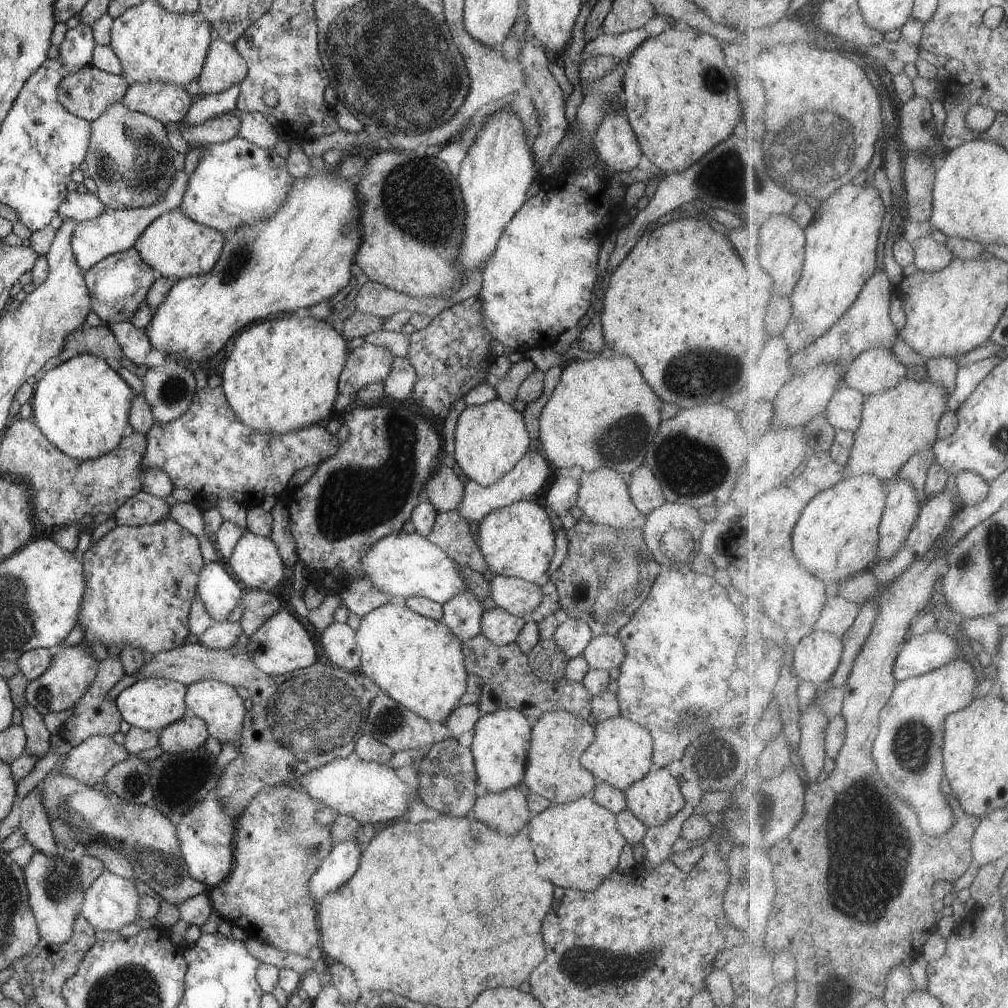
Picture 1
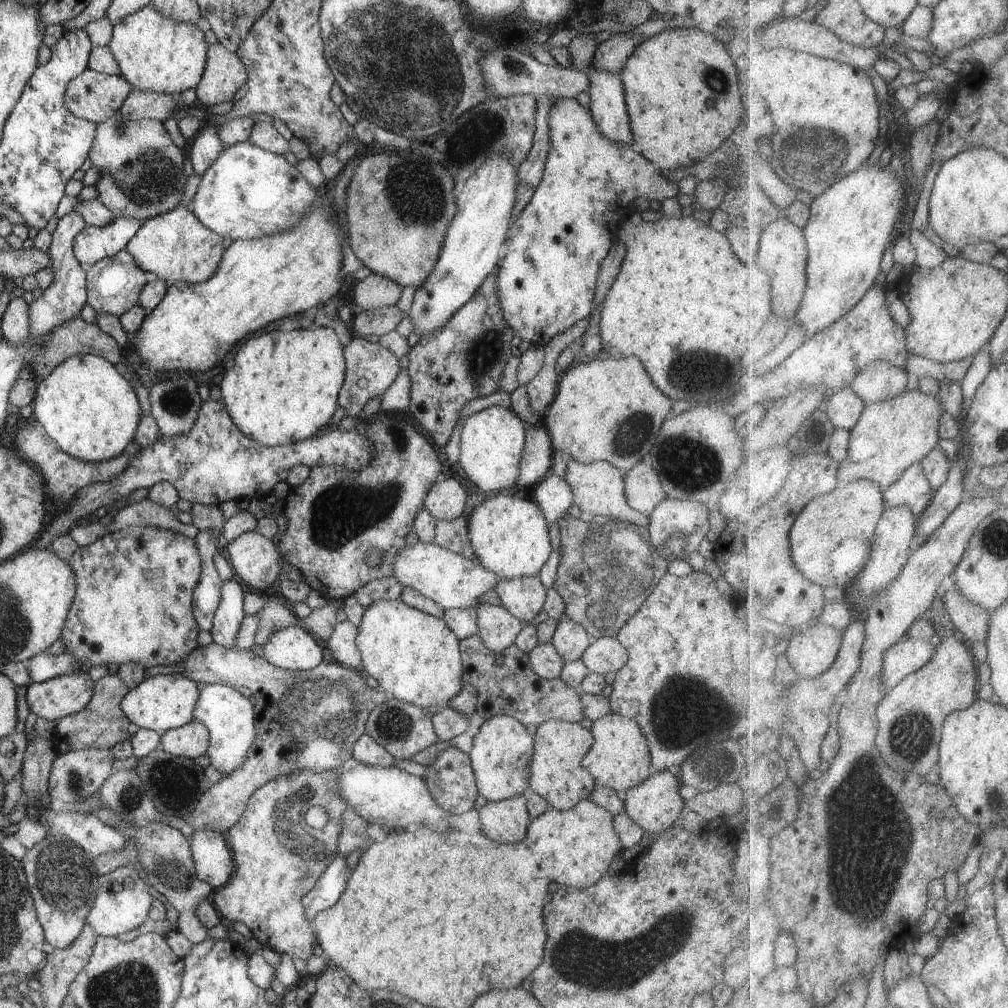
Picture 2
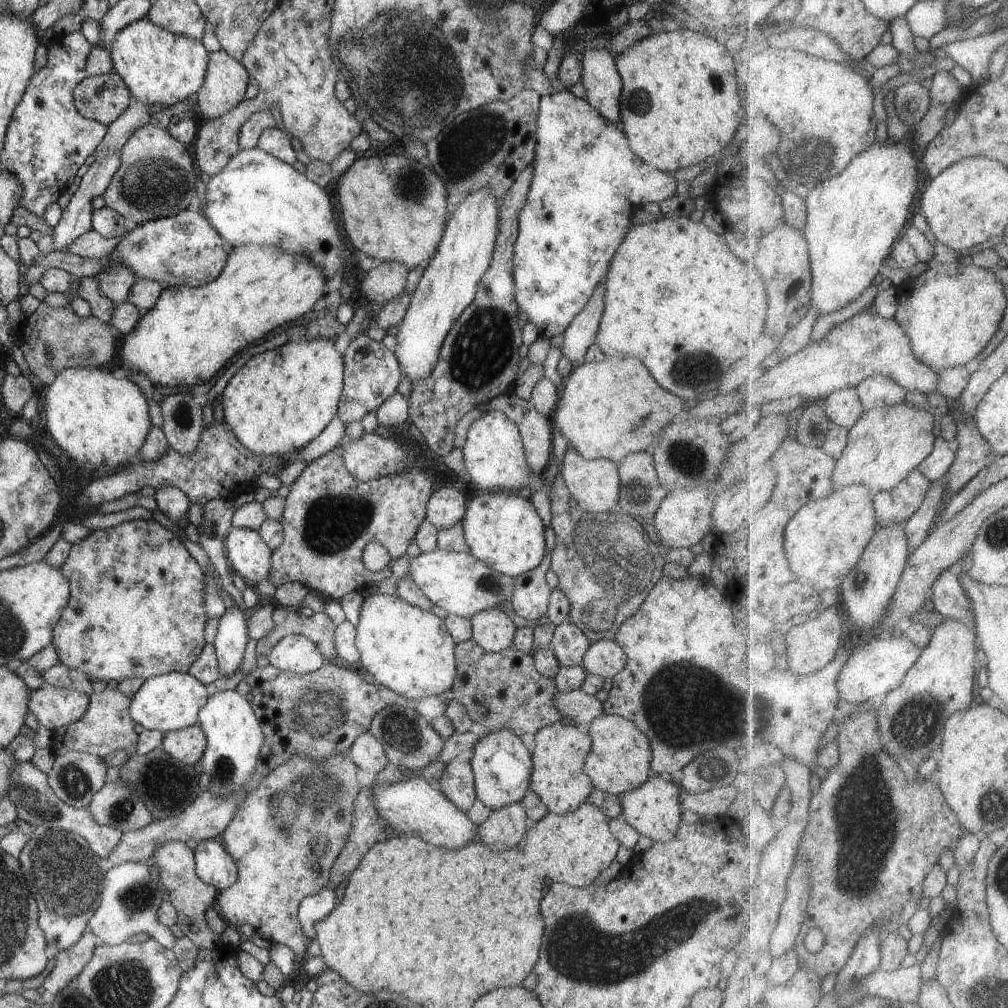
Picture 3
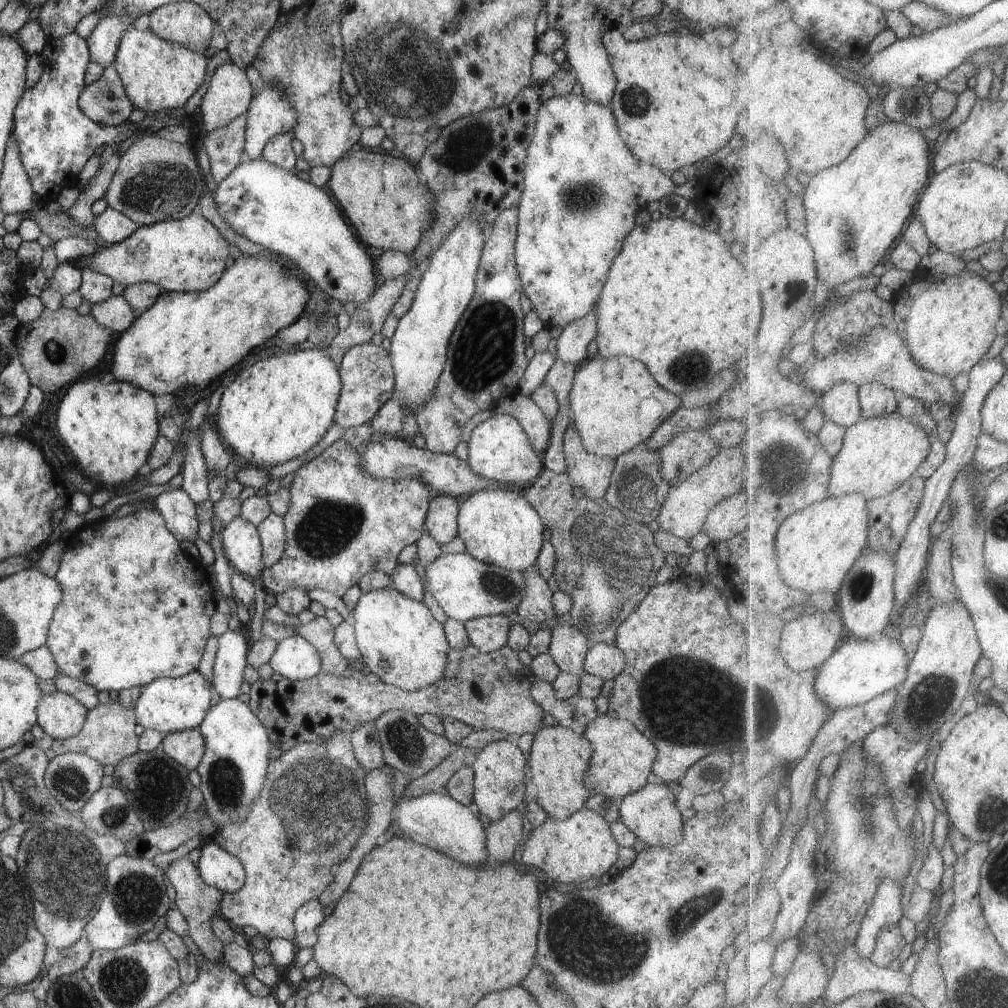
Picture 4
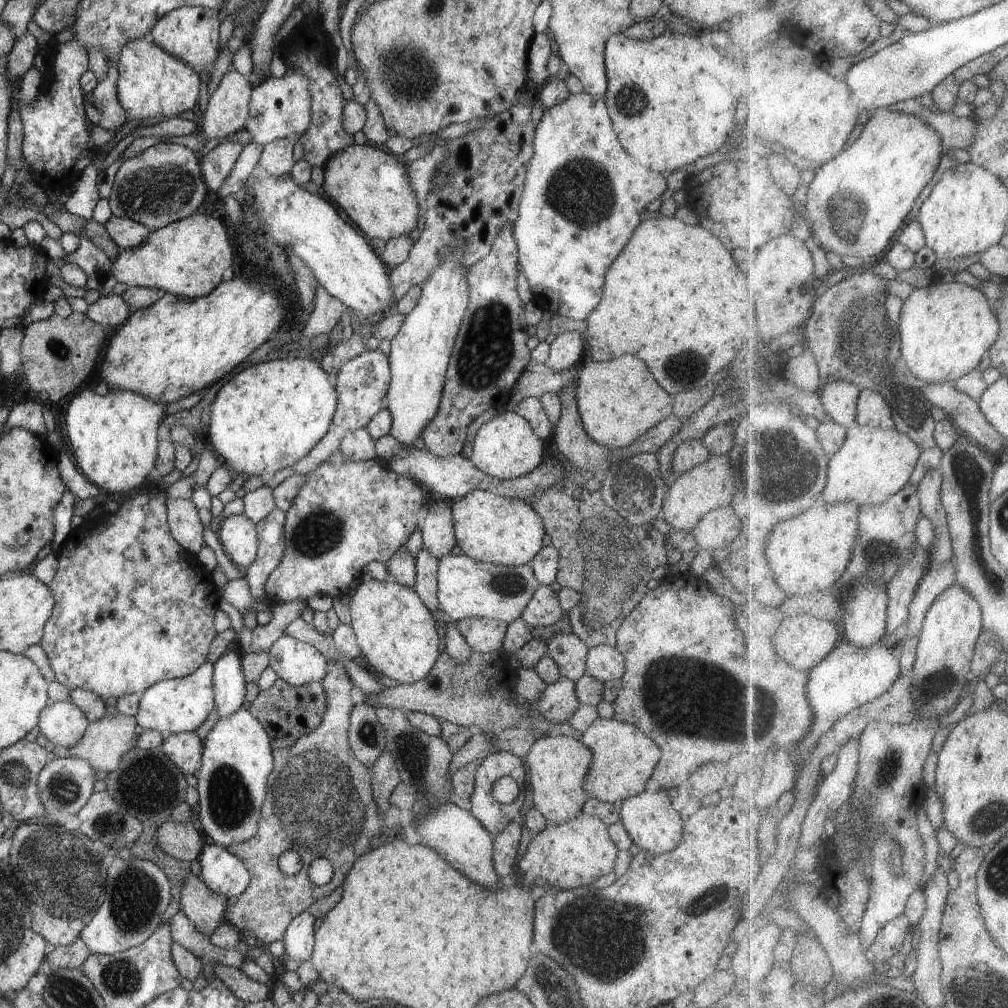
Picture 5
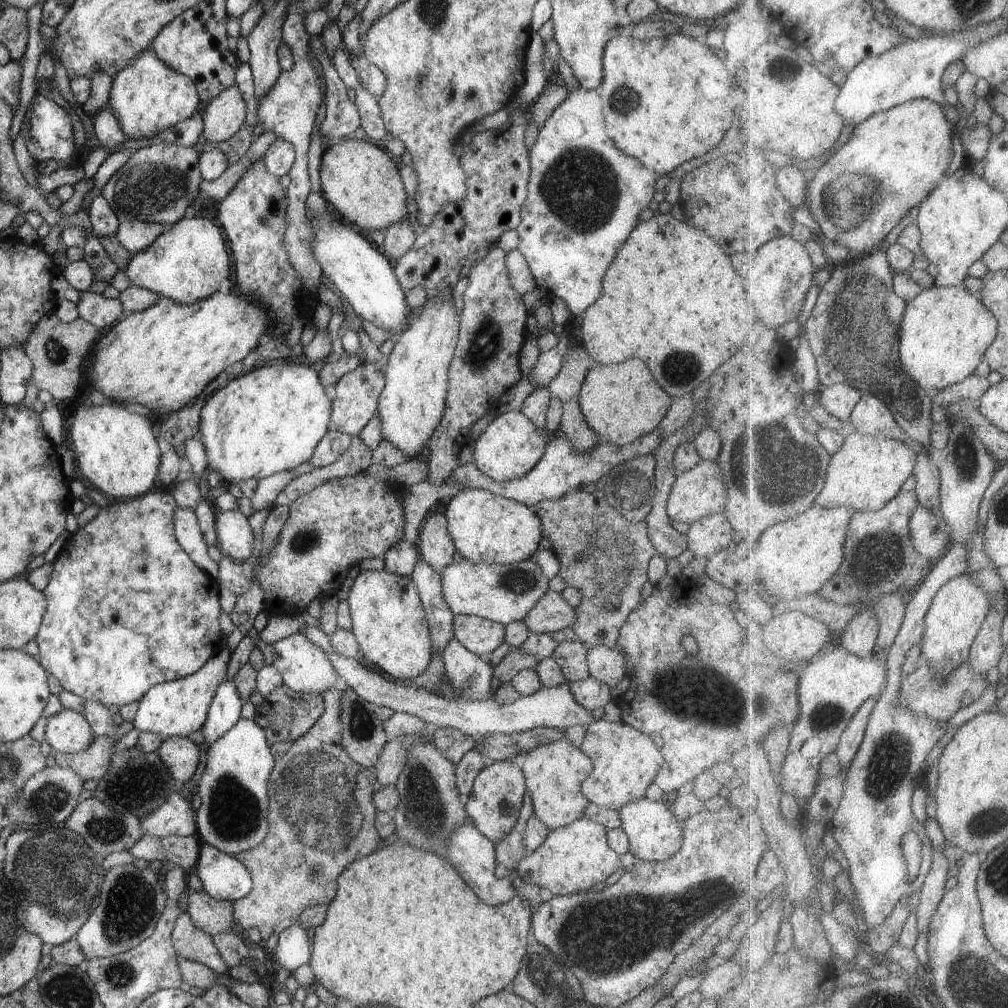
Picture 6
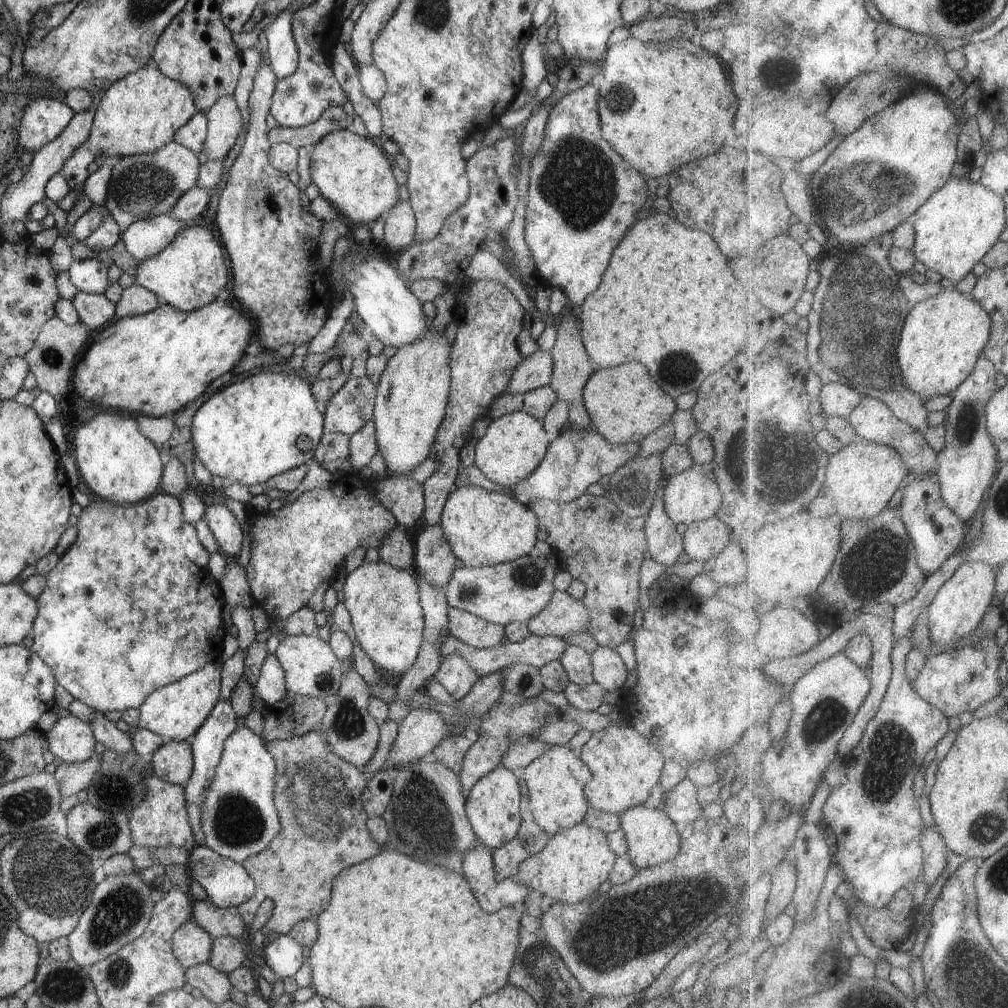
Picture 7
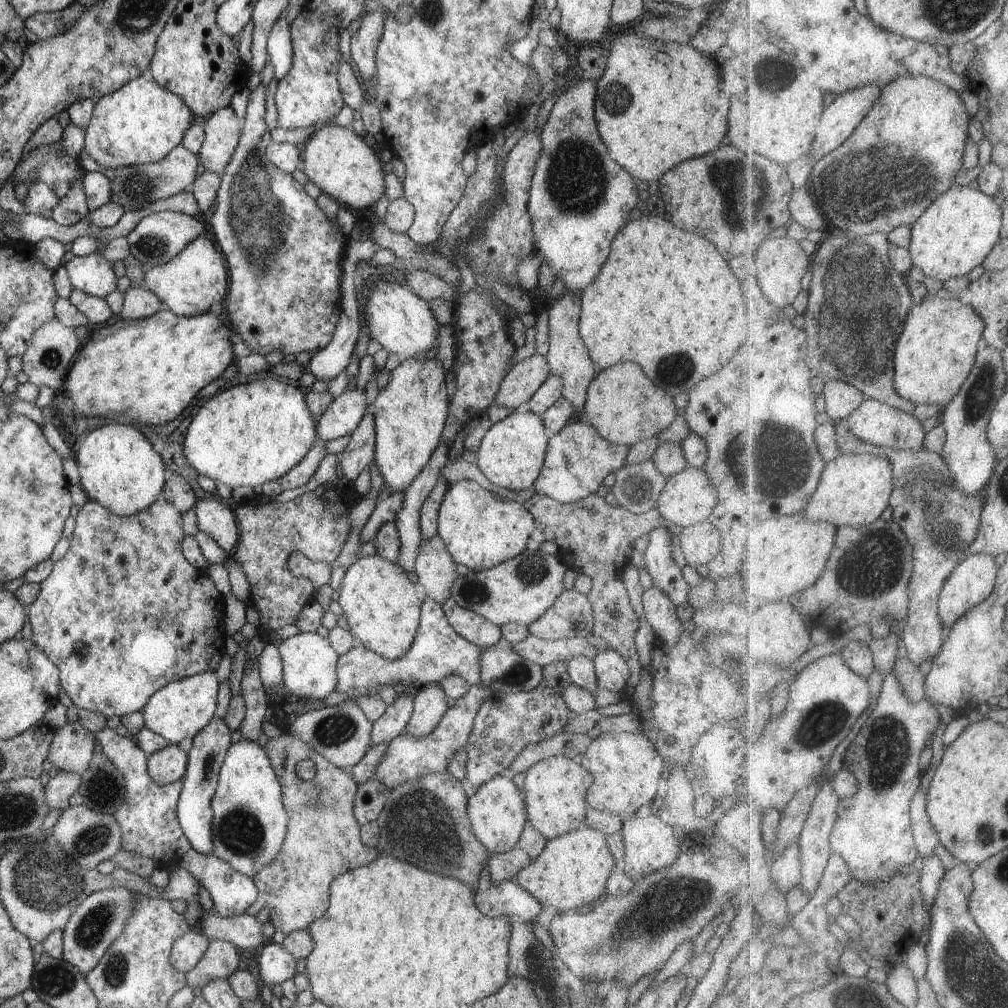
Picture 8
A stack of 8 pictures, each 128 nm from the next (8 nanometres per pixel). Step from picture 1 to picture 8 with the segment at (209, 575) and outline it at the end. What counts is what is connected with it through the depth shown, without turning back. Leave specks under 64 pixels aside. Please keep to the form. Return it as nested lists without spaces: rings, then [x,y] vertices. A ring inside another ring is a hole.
[[[213,718],[193,738],[193,744],[187,754],[188,764],[186,774],[181,780],[183,787],[177,804],[177,817],[191,848],[203,855],[213,855],[211,802],[217,789],[220,767],[226,758],[229,746],[232,744],[231,736],[229,726],[223,719]]]

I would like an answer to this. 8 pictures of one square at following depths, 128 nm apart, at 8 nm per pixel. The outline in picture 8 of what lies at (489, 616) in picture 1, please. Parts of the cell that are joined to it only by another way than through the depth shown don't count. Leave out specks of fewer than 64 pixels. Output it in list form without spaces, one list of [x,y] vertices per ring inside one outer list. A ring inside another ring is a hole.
[[[452,596],[441,605],[450,626],[468,642],[484,647],[492,646],[503,638],[501,627],[487,621],[482,615],[458,606]]]

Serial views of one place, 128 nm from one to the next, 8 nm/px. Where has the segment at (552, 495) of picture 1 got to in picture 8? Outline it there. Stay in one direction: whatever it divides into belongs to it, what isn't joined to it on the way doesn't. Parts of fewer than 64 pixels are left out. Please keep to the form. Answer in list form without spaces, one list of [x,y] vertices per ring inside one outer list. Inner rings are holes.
[[[520,409],[493,423],[482,438],[475,462],[492,484],[508,490],[524,490],[541,473],[550,434],[539,415]]]

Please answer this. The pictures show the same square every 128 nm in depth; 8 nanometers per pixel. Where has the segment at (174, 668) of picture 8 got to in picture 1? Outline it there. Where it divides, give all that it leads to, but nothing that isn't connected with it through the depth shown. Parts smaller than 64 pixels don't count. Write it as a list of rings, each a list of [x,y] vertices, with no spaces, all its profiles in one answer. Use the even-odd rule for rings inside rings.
[[[170,518],[159,523],[142,525],[141,527],[117,526],[100,538],[98,542],[91,544],[89,549],[80,555],[80,560],[82,560],[83,574],[86,581],[86,590],[78,609],[76,622],[84,631],[82,646],[87,646],[87,643],[104,644],[107,650],[110,646],[118,646],[120,650],[123,650],[125,647],[135,647],[136,649],[142,649],[147,655],[153,656],[156,653],[169,651],[187,643],[186,638],[191,633],[188,628],[189,608],[191,607],[193,598],[197,595],[199,574],[201,568],[205,565],[203,556],[201,555],[199,540],[193,534],[190,534],[189,530],[182,528],[177,522],[174,522],[174,519]]]

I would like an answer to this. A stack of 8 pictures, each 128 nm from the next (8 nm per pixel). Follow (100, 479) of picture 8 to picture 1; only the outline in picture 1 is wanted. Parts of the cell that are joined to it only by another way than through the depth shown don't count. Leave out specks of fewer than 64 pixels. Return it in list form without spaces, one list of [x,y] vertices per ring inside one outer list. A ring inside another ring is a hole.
[[[78,355],[46,368],[46,374],[34,386],[32,420],[42,434],[64,454],[76,460],[94,460],[114,450],[129,431],[129,410],[135,392],[103,358],[96,355]]]

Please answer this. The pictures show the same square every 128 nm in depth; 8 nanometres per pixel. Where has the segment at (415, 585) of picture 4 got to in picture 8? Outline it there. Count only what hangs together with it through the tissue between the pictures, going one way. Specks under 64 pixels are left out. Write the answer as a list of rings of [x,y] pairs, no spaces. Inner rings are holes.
[[[393,522],[380,525],[375,534],[374,543],[376,555],[358,557],[354,562],[348,563],[345,572],[339,574],[337,603],[342,609],[341,623],[349,629],[357,643],[388,660],[394,660],[402,658],[414,642],[419,627],[421,601],[416,596],[415,584],[410,581],[408,573],[397,563],[401,544],[396,525]]]

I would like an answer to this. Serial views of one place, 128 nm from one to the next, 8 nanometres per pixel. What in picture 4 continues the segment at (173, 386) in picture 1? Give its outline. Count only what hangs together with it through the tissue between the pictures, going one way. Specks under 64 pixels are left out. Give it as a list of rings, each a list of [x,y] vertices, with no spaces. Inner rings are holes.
[[[183,431],[183,436],[178,443],[184,444],[184,466],[181,468],[183,482],[180,487],[194,504],[200,504],[210,498],[209,495],[209,474],[205,465],[204,455],[201,451],[201,444],[196,439],[196,431],[191,433]]]

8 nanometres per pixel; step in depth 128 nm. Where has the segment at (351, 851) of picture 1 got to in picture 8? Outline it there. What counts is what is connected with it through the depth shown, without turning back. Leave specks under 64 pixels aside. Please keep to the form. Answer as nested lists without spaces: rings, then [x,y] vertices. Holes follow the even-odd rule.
[[[271,940],[265,943],[265,947],[258,950],[258,968],[260,984],[266,984],[270,988],[275,984],[282,984],[290,980],[296,974],[296,962],[293,954],[282,945]]]

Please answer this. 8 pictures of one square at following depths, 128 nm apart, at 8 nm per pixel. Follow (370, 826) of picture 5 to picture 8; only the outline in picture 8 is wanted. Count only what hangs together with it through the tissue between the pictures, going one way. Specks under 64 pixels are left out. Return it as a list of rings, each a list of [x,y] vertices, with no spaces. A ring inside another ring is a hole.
[[[283,734],[270,738],[266,753],[281,784],[284,806],[289,814],[287,835],[273,863],[263,867],[252,879],[258,889],[257,899],[246,909],[246,914],[256,915],[262,908],[269,908],[270,922],[276,931],[289,935],[294,931],[307,929],[326,911],[330,900],[331,882],[349,870],[366,866],[378,855],[378,851],[368,848],[360,839],[360,825],[353,813],[353,802],[359,784],[348,770],[338,768],[322,755],[312,750],[304,741],[294,735]]]

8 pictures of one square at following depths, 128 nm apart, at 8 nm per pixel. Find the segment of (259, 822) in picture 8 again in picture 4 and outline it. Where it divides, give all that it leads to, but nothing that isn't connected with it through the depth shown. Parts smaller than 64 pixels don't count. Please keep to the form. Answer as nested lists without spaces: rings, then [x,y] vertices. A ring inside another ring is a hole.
[[[220,699],[216,706],[211,706],[199,726],[205,742],[205,751],[197,766],[201,776],[200,792],[206,804],[207,814],[215,823],[216,836],[230,823],[242,823],[250,812],[251,804],[260,794],[266,780],[270,764],[270,737],[266,727],[256,718],[253,710],[239,699]]]

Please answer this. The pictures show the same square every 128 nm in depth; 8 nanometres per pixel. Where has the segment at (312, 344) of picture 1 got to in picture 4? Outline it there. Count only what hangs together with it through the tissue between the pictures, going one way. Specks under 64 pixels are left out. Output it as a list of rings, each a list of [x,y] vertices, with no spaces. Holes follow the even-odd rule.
[[[295,349],[269,357],[242,370],[224,390],[216,413],[219,437],[232,454],[238,454],[252,467],[268,470],[306,454],[335,424],[334,415],[341,391],[339,368],[320,349]]]

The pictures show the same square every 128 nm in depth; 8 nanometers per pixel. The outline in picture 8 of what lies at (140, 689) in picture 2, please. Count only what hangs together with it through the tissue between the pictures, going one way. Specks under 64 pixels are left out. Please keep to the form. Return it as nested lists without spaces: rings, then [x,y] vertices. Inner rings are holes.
[[[214,670],[180,679],[157,690],[142,710],[145,727],[163,736],[170,744],[194,738],[213,718],[217,707],[219,684]]]

